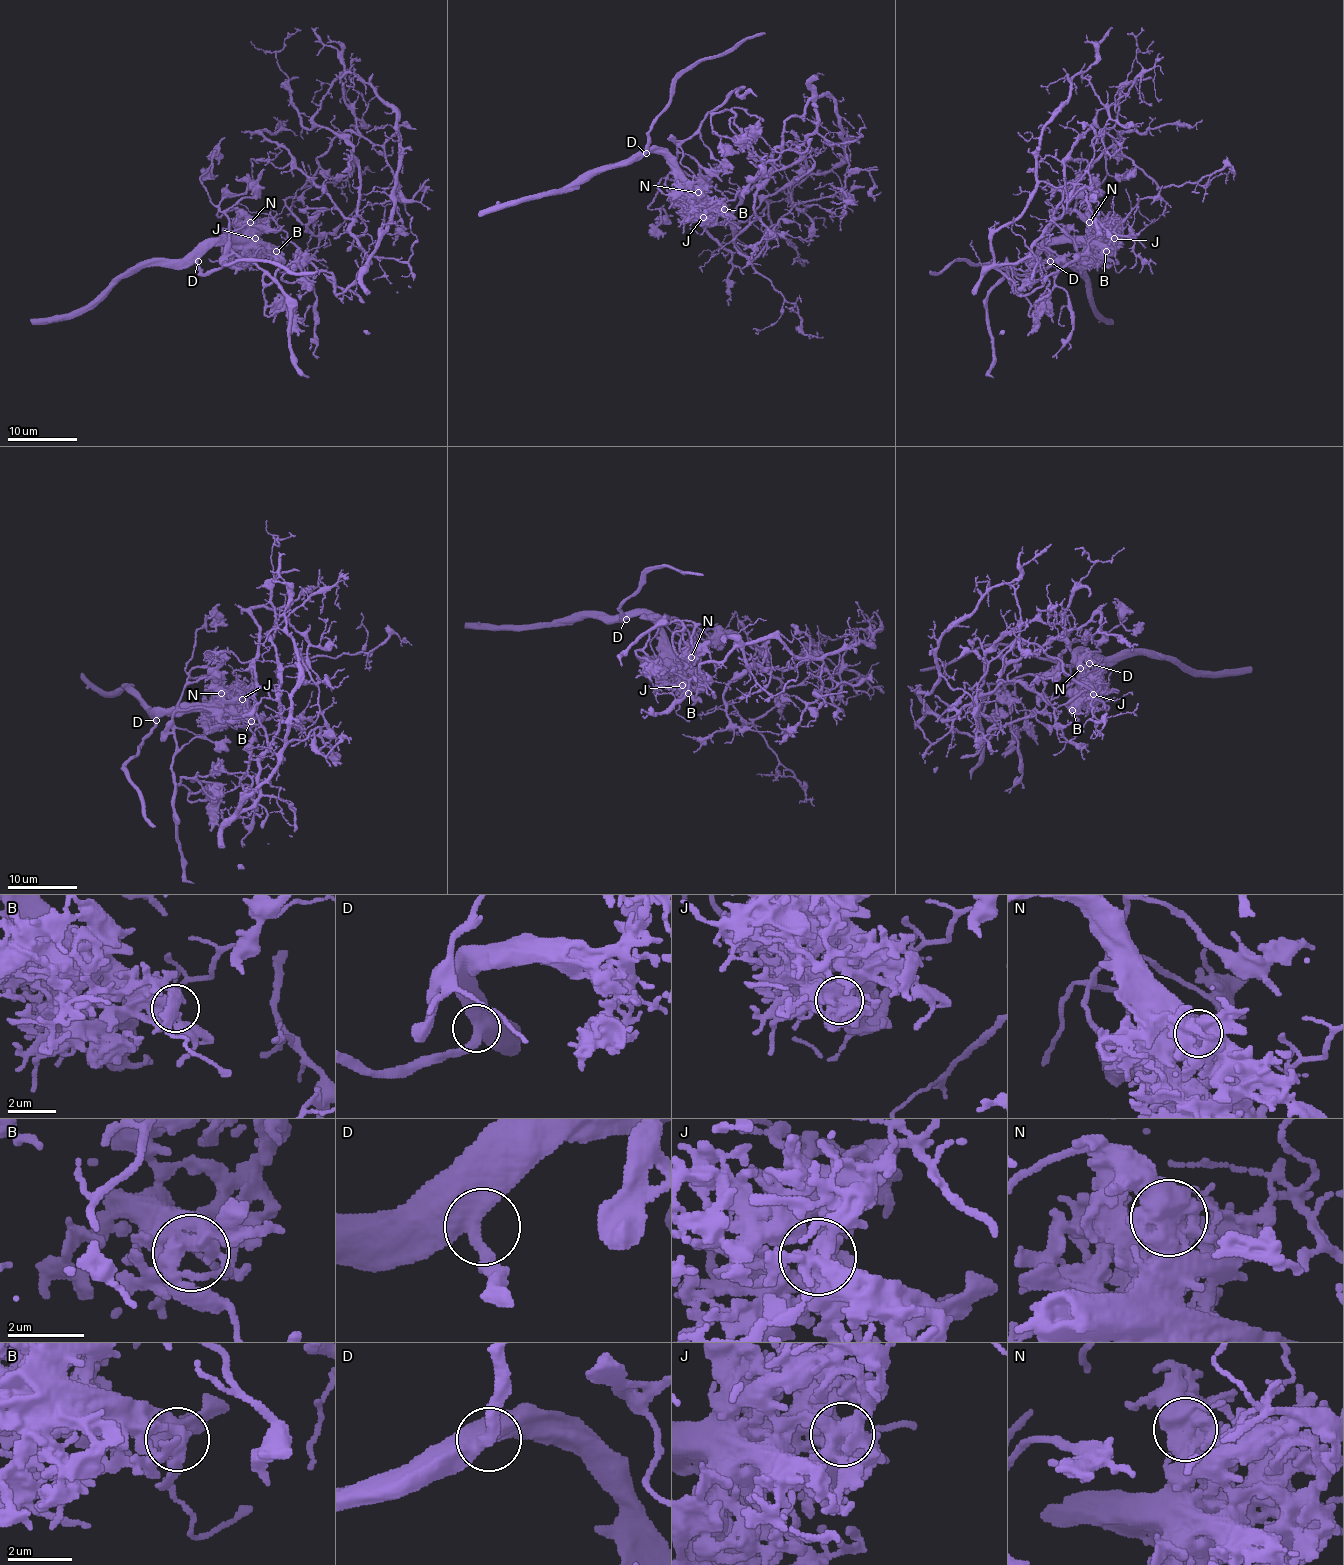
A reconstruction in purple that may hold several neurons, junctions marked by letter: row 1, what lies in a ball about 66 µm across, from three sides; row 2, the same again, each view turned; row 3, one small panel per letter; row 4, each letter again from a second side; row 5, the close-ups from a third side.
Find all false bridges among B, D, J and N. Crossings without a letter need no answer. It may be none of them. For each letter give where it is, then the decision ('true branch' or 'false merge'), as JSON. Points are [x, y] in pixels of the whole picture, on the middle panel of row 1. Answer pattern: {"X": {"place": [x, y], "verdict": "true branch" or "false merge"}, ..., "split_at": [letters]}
{"B": {"place": [724, 209], "verdict": "true branch"}, "D": {"place": [646, 153], "verdict": "true branch"}, "J": {"place": [703, 217], "verdict": "false merge"}, "N": {"place": [698, 192], "verdict": "false merge"}, "split_at": ["J", "N"]}

